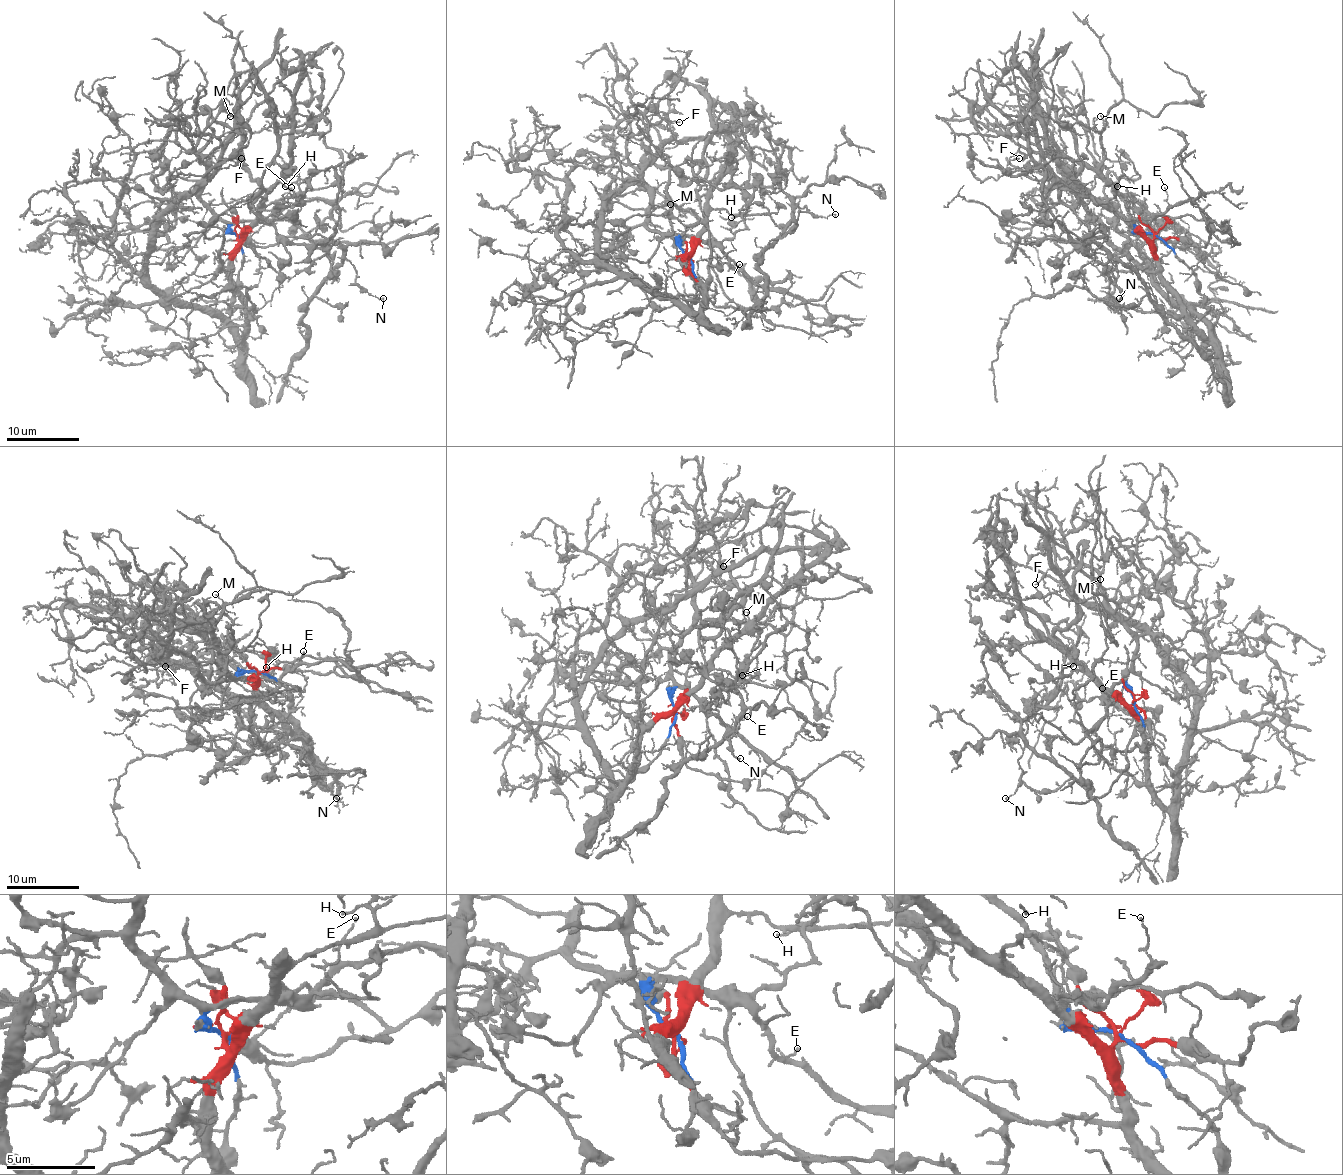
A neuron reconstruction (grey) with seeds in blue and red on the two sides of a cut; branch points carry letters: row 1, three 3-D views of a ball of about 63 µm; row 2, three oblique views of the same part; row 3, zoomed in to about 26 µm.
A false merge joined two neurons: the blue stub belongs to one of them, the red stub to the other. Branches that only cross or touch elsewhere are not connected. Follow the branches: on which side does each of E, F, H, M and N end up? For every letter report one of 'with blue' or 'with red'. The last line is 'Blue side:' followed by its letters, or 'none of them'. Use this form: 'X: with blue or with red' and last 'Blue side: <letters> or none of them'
E: with blue
F: with blue
H: with red
M: with blue
N: with red
Blue side: E, F, M

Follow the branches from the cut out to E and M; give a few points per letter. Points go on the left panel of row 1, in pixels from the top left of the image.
E: (237, 235), (231, 232), (233, 225), (270, 223), (284, 206), (291, 186)
M: (237, 235), (201, 197), (202, 179), (209, 170), (211, 154), (238, 125), (229, 116)

